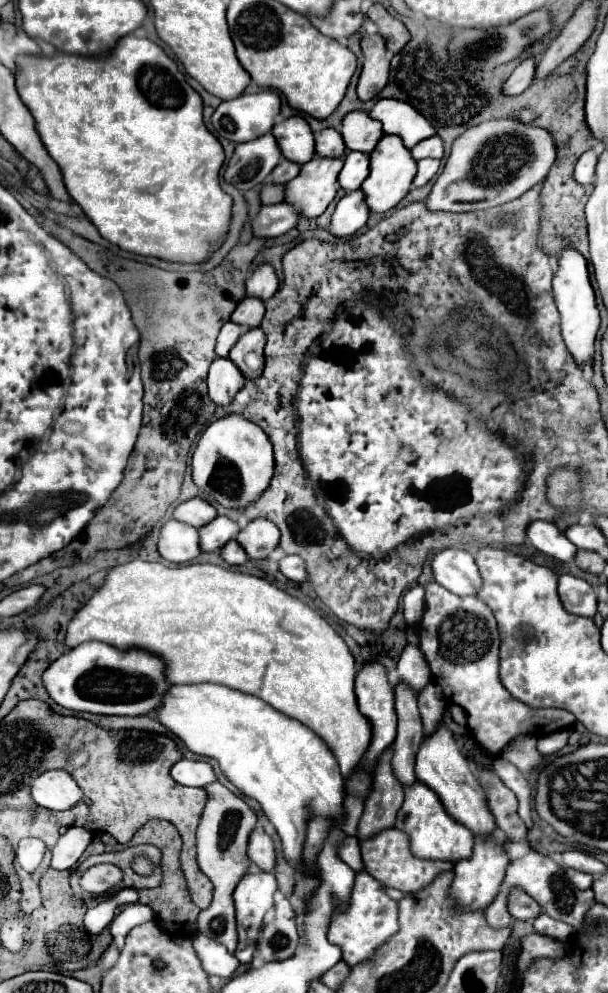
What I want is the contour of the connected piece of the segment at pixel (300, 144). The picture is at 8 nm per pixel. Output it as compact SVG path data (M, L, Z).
M291 116L273 126L273 136L281 154L295 164L305 164L315 156L315 140L309 124L301 116Z

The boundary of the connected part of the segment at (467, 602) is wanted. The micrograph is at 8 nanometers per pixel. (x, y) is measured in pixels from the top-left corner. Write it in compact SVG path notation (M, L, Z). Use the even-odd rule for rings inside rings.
M437 582L425 586L425 602L425 614L415 628L421 652L429 662L433 682L443 688L447 702L465 710L469 732L483 752L497 756L515 736L547 736L575 724L571 712L559 708L529 708L503 688L499 680L497 622L485 602L477 596L451 594Z

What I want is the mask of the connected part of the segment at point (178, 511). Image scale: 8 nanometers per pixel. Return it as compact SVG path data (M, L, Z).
M191 498L183 504L179 504L173 512L175 520L185 522L185 524L195 526L195 528L201 528L201 526L209 524L215 516L217 516L217 510L203 498Z

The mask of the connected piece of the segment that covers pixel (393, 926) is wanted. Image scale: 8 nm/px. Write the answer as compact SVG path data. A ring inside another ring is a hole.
M359 872L355 878L355 886L351 890L349 904L345 908L339 908L335 902L335 910L331 916L331 926L327 930L327 938L331 944L341 946L343 950L343 960L351 968L357 964L363 964L365 960L371 960L377 948L385 944L395 932L399 932L399 922L397 922L397 902L391 900L381 884L373 880L367 872Z

